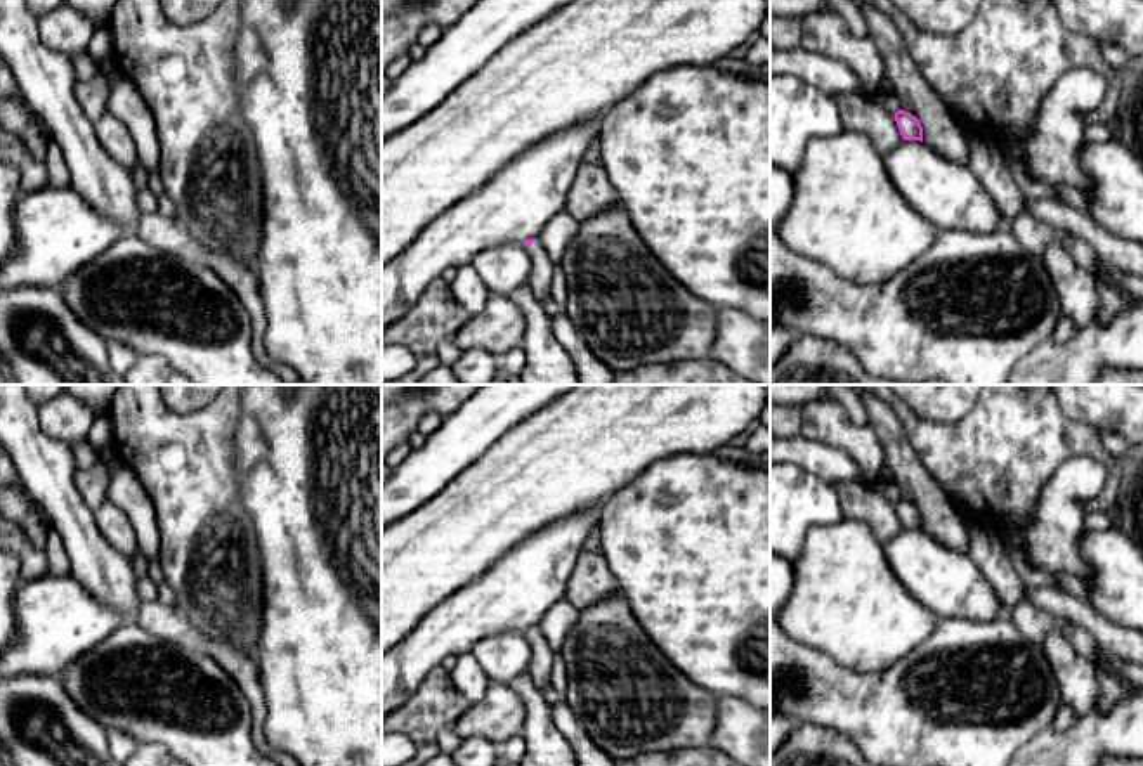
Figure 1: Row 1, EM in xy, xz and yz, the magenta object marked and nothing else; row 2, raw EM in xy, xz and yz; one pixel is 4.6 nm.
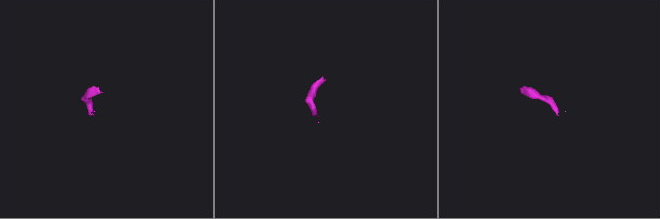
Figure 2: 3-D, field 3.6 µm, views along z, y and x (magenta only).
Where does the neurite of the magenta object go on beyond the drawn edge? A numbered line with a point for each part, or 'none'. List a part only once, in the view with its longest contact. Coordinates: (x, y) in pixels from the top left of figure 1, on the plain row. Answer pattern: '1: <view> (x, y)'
1: xz (540, 668)

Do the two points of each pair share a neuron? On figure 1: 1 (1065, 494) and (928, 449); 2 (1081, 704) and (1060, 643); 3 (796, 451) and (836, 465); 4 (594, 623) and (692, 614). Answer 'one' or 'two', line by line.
1: two
2: one
3: one
4: two

